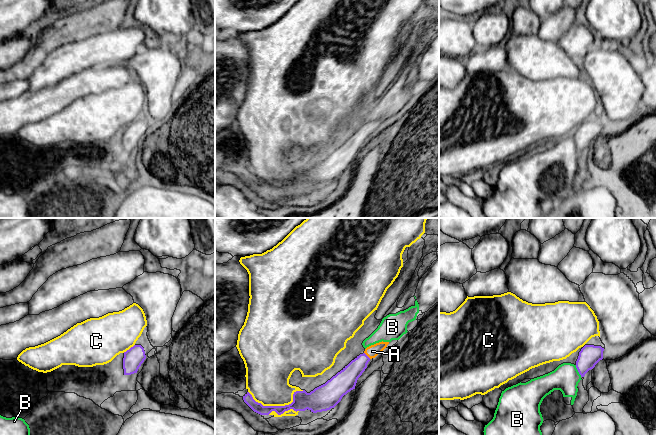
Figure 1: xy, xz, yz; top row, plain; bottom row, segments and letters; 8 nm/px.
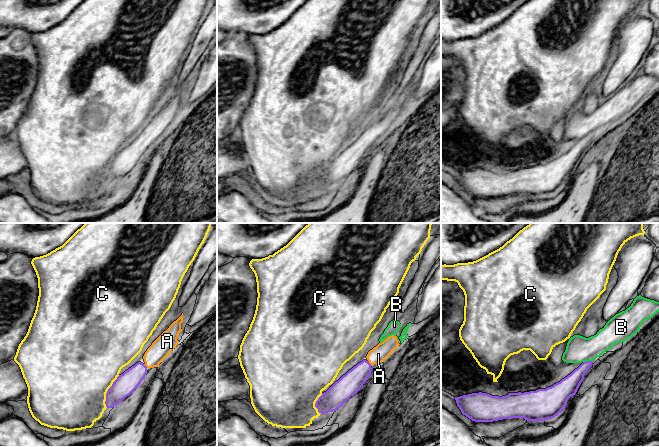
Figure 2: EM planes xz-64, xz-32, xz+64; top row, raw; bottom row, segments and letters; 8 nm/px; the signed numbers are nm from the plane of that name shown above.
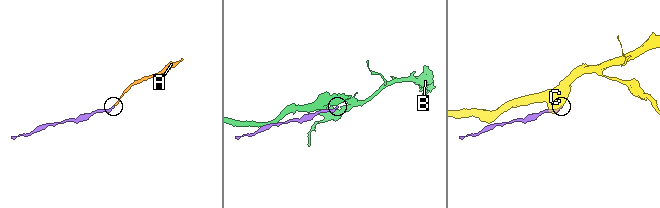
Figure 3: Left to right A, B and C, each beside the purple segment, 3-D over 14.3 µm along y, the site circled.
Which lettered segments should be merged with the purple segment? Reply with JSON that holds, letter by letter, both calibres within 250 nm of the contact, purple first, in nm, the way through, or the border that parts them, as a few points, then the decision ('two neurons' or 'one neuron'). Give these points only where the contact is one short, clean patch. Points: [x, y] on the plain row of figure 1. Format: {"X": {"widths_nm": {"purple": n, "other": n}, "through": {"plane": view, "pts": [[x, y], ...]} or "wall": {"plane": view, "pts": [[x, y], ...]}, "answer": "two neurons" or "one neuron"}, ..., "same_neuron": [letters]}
{"A": {"widths_nm": {"purple": 170, "other": 100}, "through": {"plane": "xz", "pts": [[346, 155], [366, 131], [372, 127]]}, "answer": "one neuron"}, "B": {"widths_nm": {"purple": 170, "other": 220}, "answer": "two neurons"}, "C": {"widths_nm": {"purple": 150, "other": 360}, "answer": "two neurons"}, "same_neuron": ["A"]}

